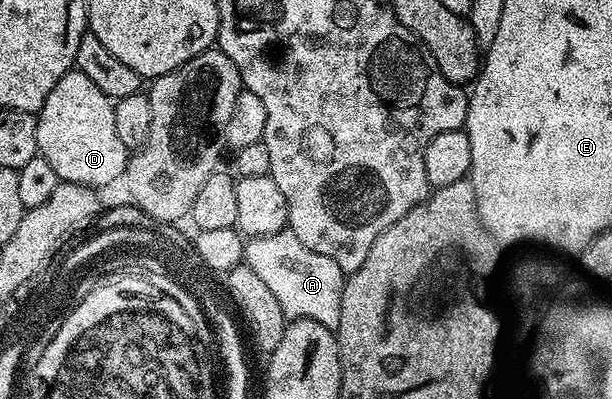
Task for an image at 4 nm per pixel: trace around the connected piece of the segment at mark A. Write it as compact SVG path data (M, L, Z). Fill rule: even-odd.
M287 226L275 234L250 236L245 240L245 258L243 261L271 289L271 294L283 306L283 314L289 320L310 320L319 322L327 328L339 326L341 313L341 295L345 285L346 273L326 258L315 254L299 242L299 238Z

